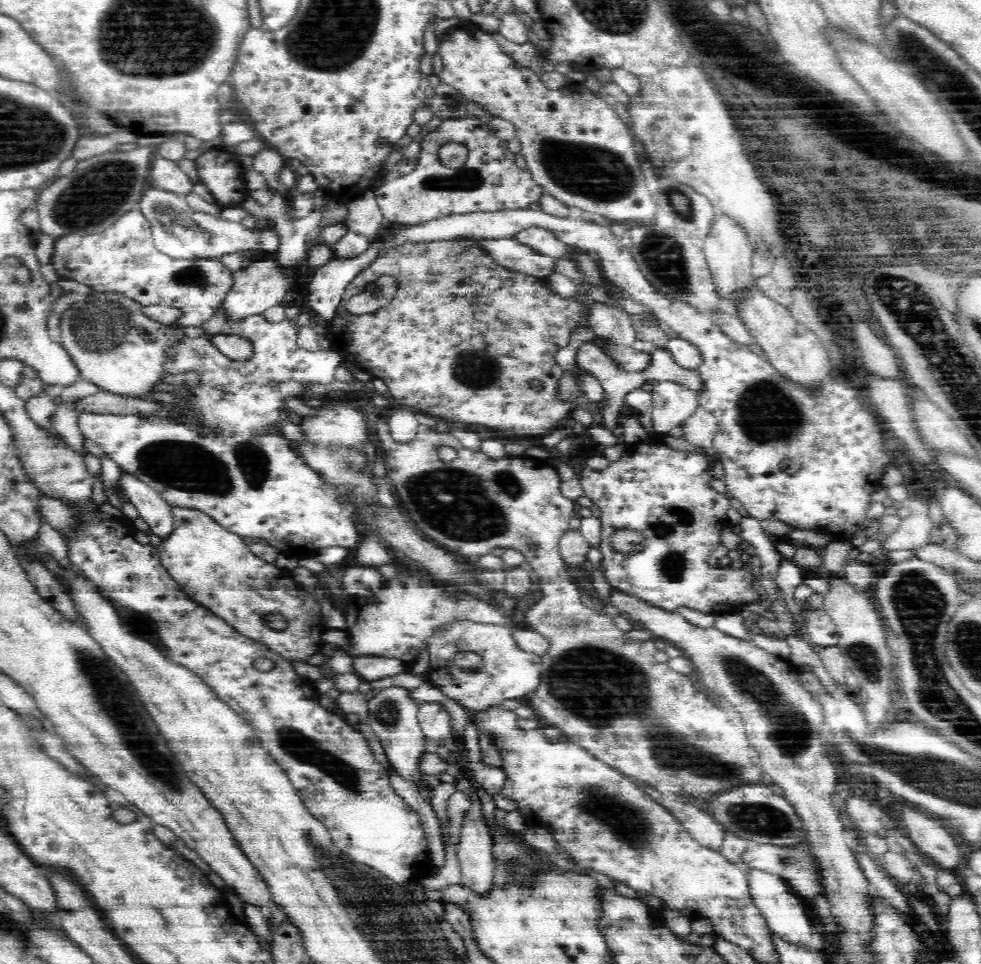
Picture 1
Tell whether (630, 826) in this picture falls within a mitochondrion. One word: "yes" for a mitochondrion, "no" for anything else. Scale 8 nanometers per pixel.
yes

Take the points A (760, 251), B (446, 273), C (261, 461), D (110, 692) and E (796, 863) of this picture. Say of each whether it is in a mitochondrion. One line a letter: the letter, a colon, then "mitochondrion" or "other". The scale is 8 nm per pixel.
A: other
B: mitochondrion
C: mitochondrion
D: mitochondrion
E: mitochondrion

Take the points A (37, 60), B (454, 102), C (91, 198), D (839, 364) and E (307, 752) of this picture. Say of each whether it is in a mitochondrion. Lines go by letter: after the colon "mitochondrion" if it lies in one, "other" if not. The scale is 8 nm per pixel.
A: other
B: other
C: mitochondrion
D: other
E: mitochondrion

